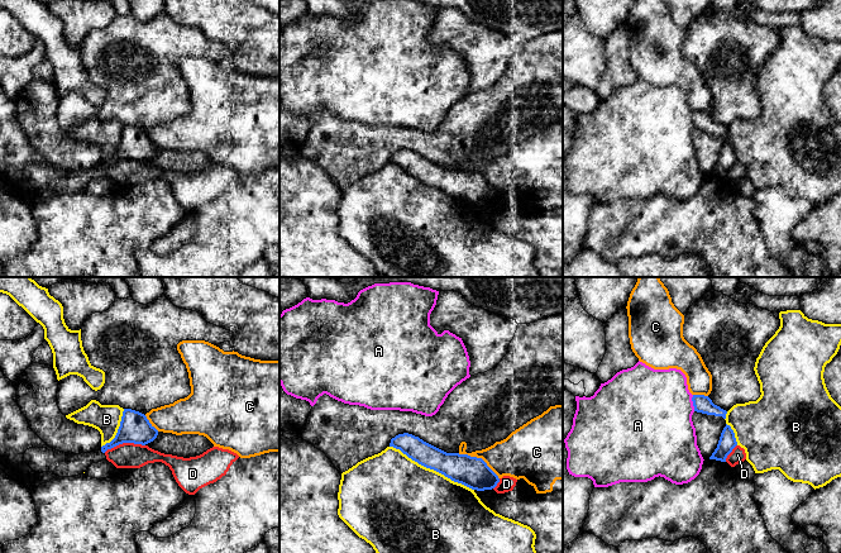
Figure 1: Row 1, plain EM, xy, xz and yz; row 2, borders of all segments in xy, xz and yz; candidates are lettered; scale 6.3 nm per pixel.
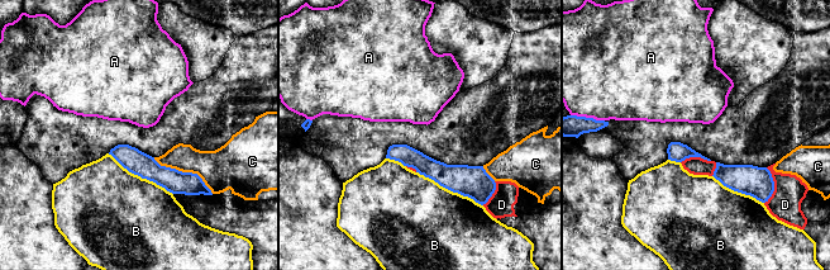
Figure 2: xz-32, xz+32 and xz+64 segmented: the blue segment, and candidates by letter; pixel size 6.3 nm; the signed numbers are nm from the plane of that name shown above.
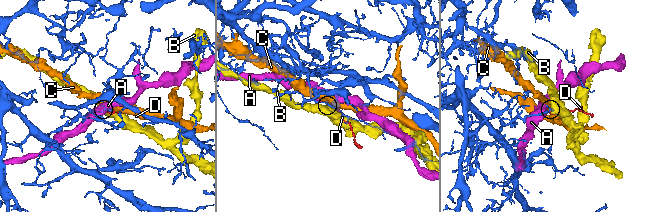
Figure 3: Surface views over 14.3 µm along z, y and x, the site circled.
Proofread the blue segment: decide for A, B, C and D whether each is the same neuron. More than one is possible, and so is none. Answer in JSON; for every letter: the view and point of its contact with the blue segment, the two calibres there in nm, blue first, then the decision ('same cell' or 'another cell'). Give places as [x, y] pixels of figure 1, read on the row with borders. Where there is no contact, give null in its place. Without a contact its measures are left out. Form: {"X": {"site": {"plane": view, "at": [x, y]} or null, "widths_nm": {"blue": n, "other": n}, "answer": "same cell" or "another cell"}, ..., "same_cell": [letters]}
{"A": {"site": {"plane": "yz", "at": [693, 403]}, "widths_nm": {"blue": 110, "other": 480}, "answer": "another cell"}, "B": {"site": {"plane": "xz", "at": [431, 468]}, "widths_nm": {"blue": 190, "other": 500}, "answer": "another cell"}, "C": {"site": {"plane": "xz", "at": [479, 458]}, "widths_nm": {"blue": 200, "other": 280}, "answer": "another cell"}, "D": {"site": {"plane": "xy", "at": [124, 442]}, "widths_nm": {"blue": 190, "other": 160}, "answer": "another cell"}, "same_cell": []}

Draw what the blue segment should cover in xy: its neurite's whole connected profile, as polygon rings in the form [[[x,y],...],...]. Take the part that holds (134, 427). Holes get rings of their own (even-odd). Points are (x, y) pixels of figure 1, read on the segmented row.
[[[124,409],[120,426],[115,438],[101,447],[101,452],[105,453],[123,443],[134,443],[145,445],[153,442],[158,435],[158,430],[149,423],[147,416],[139,411],[132,409]]]

